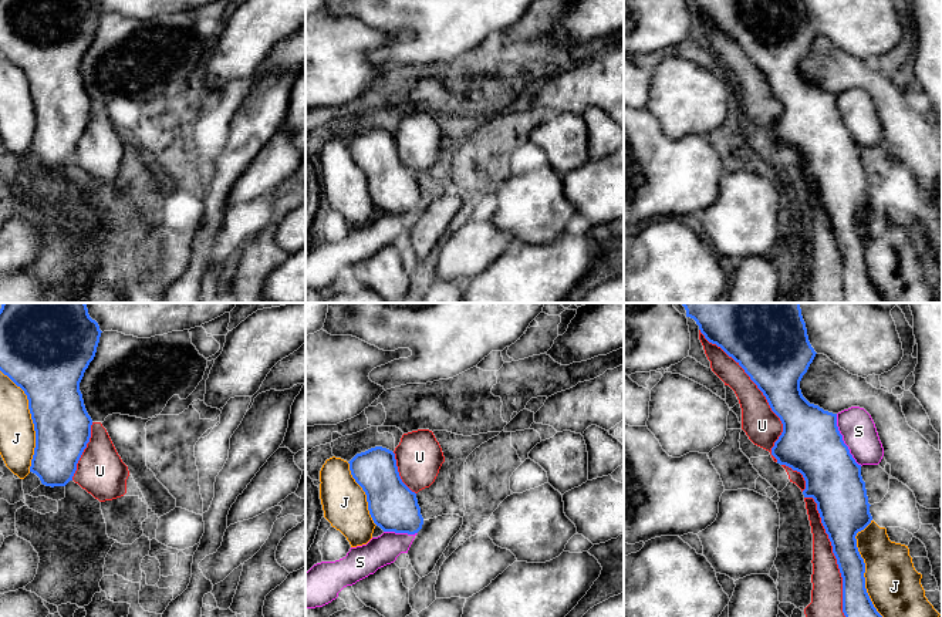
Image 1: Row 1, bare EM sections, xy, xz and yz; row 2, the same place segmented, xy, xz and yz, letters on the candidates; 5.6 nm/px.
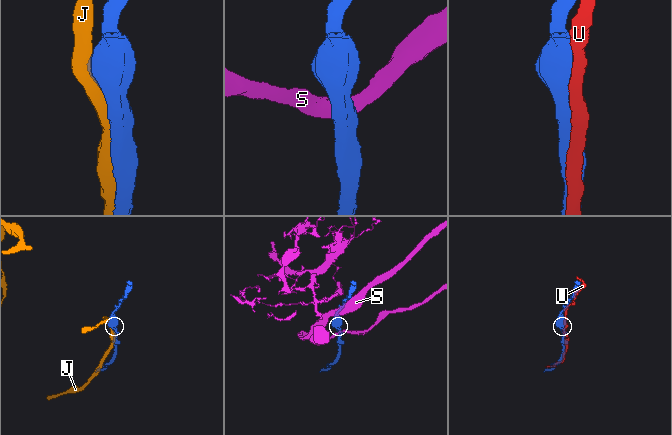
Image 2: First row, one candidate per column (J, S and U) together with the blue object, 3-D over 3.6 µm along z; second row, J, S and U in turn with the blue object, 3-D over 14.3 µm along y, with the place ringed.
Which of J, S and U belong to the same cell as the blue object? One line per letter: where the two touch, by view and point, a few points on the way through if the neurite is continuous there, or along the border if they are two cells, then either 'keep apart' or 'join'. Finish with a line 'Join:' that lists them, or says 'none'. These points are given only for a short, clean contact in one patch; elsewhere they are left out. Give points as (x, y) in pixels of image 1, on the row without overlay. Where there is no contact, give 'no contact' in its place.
J: xy (31, 100) | keep apart
S: yz (843, 122) | along yz (836, 95), (836, 107), (841, 121), (851, 138), (861, 147) | keep apart
U: yz (762, 73) | join
Join: U

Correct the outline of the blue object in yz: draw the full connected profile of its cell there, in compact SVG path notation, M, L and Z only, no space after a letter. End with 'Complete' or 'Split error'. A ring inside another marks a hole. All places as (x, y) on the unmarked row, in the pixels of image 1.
M693 0L705 20L720 28L732 38L757 67L766 78L772 92L780 100L783 114L772 129L777 145L786 146L803 156L806 162L804 179L813 179L821 205L828 216L833 235L843 259L843 294L845 303L885 303L874 289L865 270L865 245L857 229L857 215L864 212L872 202L865 163L861 158L861 146L855 144L837 108L837 95L824 92L810 85L801 75L800 63L816 38L807 17L803 0Z. Complete

